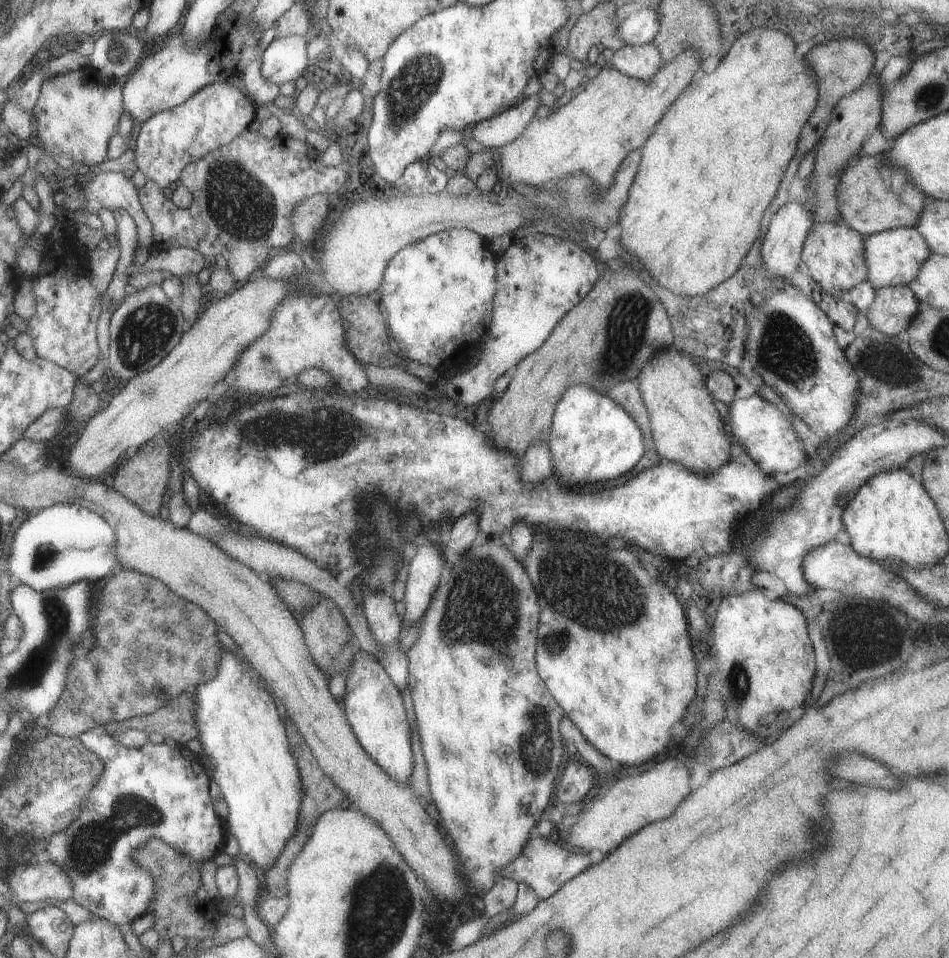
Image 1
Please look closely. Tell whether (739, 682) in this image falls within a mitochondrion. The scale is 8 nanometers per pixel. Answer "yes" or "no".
yes

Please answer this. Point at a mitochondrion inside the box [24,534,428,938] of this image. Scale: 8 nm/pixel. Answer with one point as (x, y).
(89, 847)

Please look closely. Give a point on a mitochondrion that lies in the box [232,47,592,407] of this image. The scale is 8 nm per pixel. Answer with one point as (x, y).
(420, 75)

